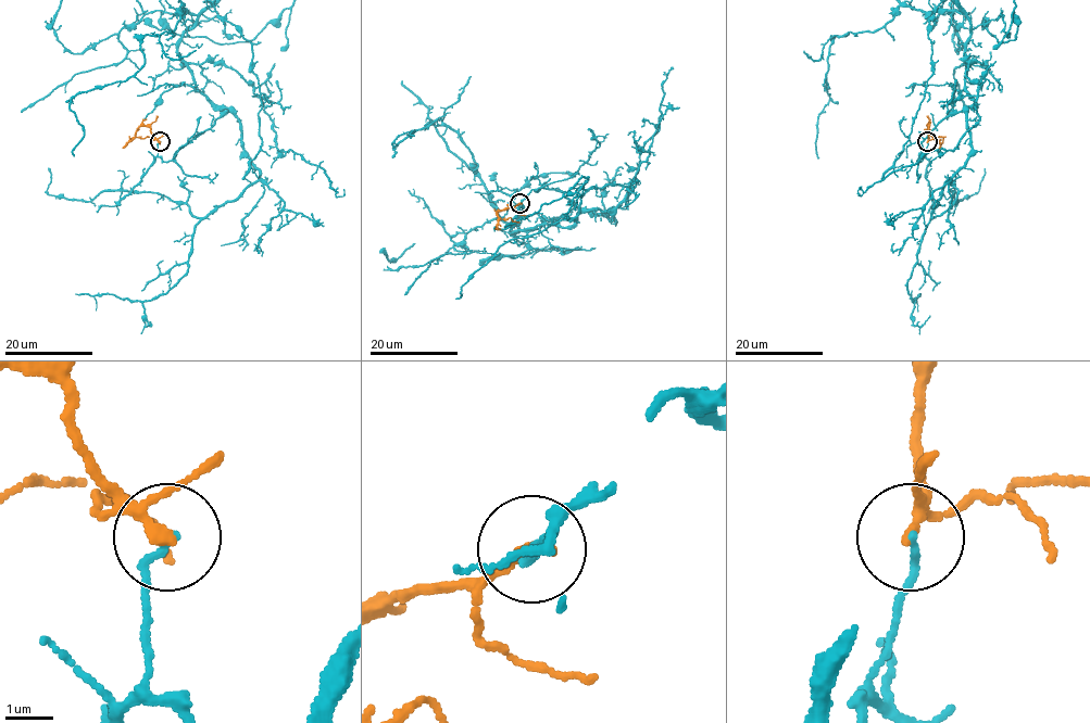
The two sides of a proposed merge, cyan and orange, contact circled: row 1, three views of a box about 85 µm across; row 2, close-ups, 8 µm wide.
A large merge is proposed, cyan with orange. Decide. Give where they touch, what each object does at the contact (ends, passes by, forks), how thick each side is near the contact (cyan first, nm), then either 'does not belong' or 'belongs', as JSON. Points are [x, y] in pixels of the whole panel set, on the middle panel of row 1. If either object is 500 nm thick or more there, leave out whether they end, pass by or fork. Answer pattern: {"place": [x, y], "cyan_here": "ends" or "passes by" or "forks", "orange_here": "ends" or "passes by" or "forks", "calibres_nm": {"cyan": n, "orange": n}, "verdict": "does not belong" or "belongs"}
{"place": [520, 203], "cyan_here": "ends", "orange_here": "passes by", "calibres_nm": {"cyan": 140, "orange": 180}, "verdict": "does not belong"}

